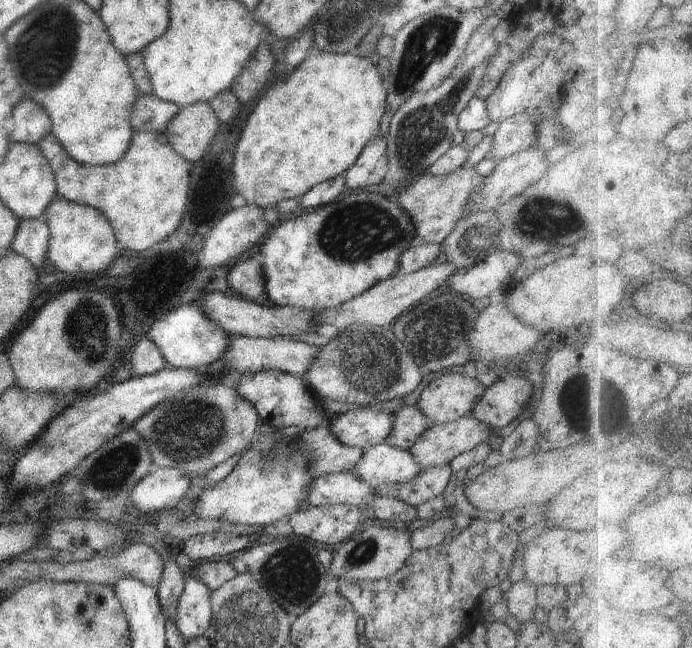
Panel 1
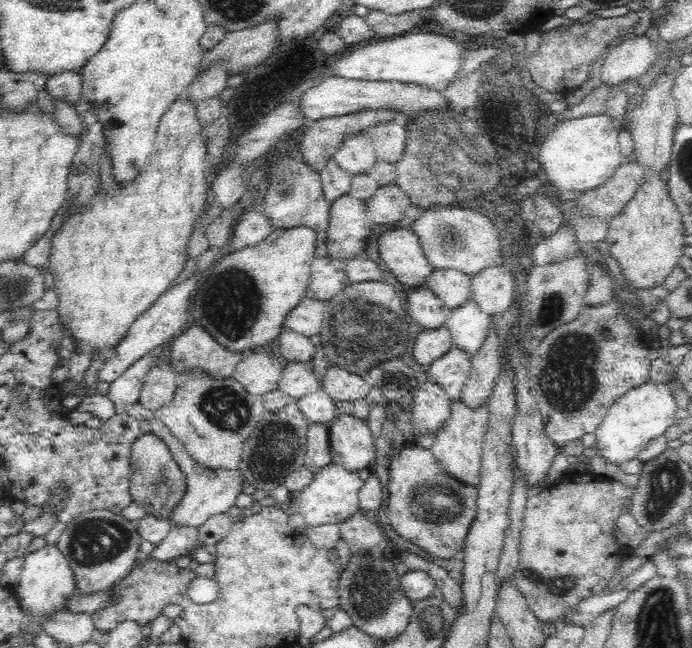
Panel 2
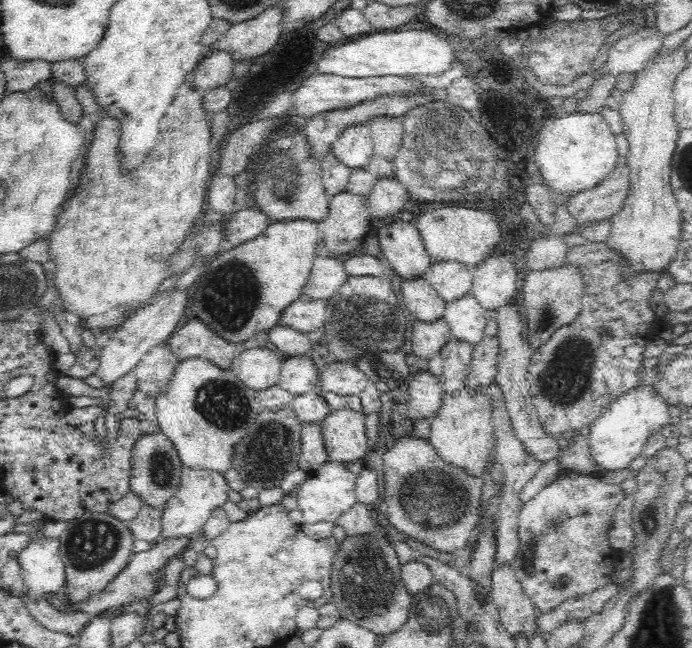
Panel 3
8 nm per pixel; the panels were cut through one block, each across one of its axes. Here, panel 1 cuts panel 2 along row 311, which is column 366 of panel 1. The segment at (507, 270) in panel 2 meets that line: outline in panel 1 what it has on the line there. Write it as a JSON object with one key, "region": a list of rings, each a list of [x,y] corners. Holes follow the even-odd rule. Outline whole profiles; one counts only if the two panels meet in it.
{"region":[[[342,471],[312,478],[310,494],[302,507],[322,507],[334,504],[370,506],[373,502],[374,488],[364,480],[356,480],[352,471]]]}

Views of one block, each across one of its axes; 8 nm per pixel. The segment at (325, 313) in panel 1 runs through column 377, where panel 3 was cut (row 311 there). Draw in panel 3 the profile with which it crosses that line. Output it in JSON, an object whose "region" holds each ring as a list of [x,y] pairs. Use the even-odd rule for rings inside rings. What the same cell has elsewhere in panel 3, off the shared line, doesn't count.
{"region":[[[302,294],[282,312],[278,324],[304,334],[316,332],[326,322],[326,305],[325,300],[314,300]]]}

